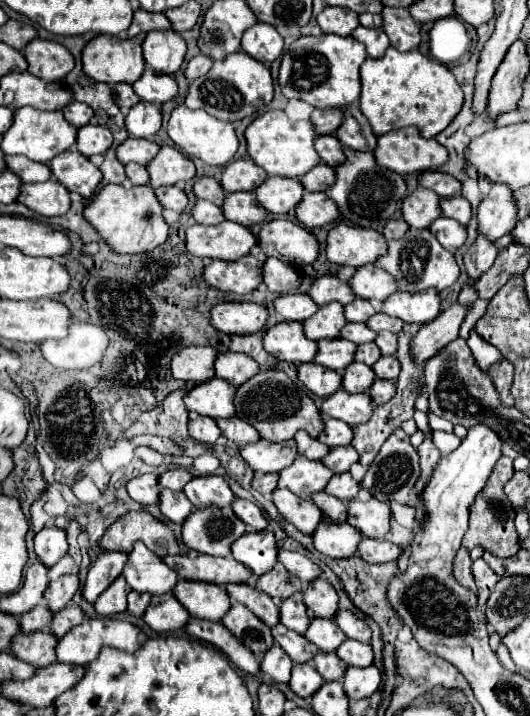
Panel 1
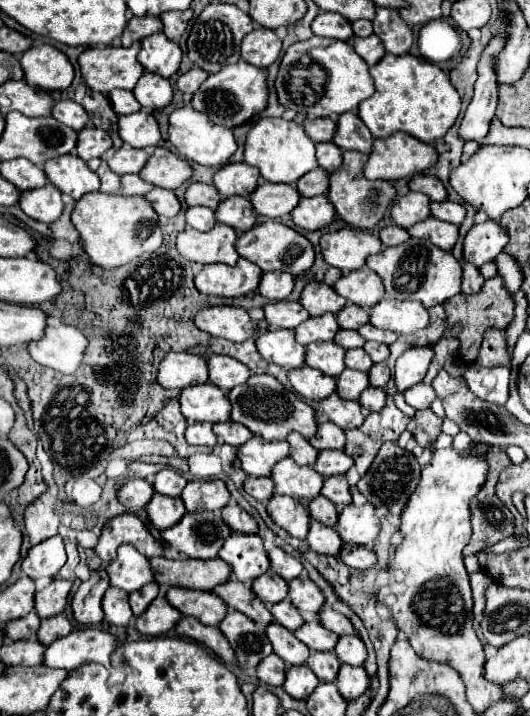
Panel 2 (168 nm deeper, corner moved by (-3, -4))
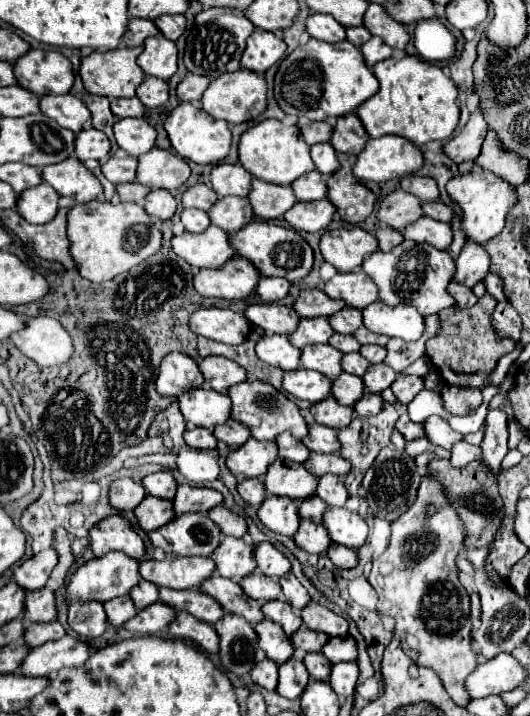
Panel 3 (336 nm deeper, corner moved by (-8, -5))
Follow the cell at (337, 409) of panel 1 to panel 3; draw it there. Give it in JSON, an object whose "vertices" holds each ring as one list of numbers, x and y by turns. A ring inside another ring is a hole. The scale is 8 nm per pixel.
{"vertices":[[328,396,326,400,322,402,316,402,312,408,310,408,314,420,318,424,324,424,324,426,330,426,334,430,340,430,340,428,346,428,350,426,352,418,354,418,354,408,352,406,342,406,338,404,338,400,334,396]]}

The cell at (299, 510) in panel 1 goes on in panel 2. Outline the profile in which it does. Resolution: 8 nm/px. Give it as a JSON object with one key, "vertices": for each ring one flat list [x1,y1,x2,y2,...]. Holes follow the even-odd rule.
{"vertices":[[273,495,267,503,267,513,291,537,305,539,311,517,301,503,295,503,295,499,287,499,287,495]]}

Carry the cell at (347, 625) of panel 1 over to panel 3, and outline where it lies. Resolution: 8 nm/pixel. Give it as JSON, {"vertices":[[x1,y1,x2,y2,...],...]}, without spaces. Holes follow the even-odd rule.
{"vertices":[[316,602,308,604,300,612,300,616,304,620,304,626,308,626,312,630,324,632,328,636,348,636,348,620]]}

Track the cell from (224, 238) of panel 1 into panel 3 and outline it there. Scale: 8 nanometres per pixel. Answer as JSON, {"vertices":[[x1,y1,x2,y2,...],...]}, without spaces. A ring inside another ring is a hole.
{"vertices":[[210,226,200,234,184,232,182,236,174,236,172,250,188,264,198,268,218,268,236,256,236,252,232,252,228,234,216,226]]}

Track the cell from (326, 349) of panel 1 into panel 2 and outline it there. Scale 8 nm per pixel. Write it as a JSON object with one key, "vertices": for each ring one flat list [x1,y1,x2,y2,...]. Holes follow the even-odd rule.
{"vertices":[[333,341,311,343,311,345,307,345,305,353,307,353,305,355,305,365,323,371,329,377,337,377,345,369,345,363,343,363,345,349,339,347]]}

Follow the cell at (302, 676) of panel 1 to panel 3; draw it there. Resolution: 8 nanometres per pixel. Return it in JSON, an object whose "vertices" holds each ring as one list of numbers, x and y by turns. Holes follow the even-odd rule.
{"vertices":[[290,658,288,662,278,666,278,672,280,672,280,680,278,680,276,692,284,698,300,698,310,680,304,664,296,658]]}

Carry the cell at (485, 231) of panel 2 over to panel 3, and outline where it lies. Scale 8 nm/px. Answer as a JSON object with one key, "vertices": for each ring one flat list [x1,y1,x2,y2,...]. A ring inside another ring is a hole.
{"vertices":[[468,240,456,260,454,280,472,288,478,280,482,280,488,274,488,270,490,270,490,260,484,244]]}

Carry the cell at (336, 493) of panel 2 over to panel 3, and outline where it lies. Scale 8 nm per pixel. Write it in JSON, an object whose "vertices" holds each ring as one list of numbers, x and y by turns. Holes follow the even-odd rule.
{"vertices":[[336,474,320,476,316,494,328,504,328,506,344,506,348,500,348,490,344,486,344,478]]}

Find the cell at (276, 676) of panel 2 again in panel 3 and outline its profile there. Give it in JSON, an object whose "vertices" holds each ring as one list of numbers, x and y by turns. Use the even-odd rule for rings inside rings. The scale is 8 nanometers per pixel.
{"vertices":[[262,660,260,664,256,664,252,668,250,678,252,678,254,684,258,684,266,690,274,690,276,680,278,680,278,664,274,660]]}

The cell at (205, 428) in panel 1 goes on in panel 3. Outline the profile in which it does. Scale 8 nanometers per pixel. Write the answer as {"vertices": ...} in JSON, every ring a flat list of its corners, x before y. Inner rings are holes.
{"vertices":[[190,428,184,432,184,440,188,446,198,448,198,450,216,448,216,438,214,438,212,430,208,430,208,428]]}

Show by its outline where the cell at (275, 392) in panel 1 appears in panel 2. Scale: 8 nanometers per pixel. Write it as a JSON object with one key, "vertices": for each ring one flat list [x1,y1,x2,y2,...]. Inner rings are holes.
{"vertices":[[253,375,245,385,239,385,227,393,227,399,231,403,231,419,247,425,253,435,261,439,285,439,287,433,297,431,305,439,315,435,317,423,315,423,315,411,303,403,293,391,285,389,275,377,271,375]]}

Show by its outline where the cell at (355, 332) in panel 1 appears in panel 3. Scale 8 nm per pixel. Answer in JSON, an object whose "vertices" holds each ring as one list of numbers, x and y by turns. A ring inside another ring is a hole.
{"vertices":[[334,334,334,336,330,338,330,344,332,344,334,348,338,348,340,352,344,352,344,354,348,354,348,352,358,352,358,350,360,350,360,342,358,342,354,336,350,336,350,334]]}

